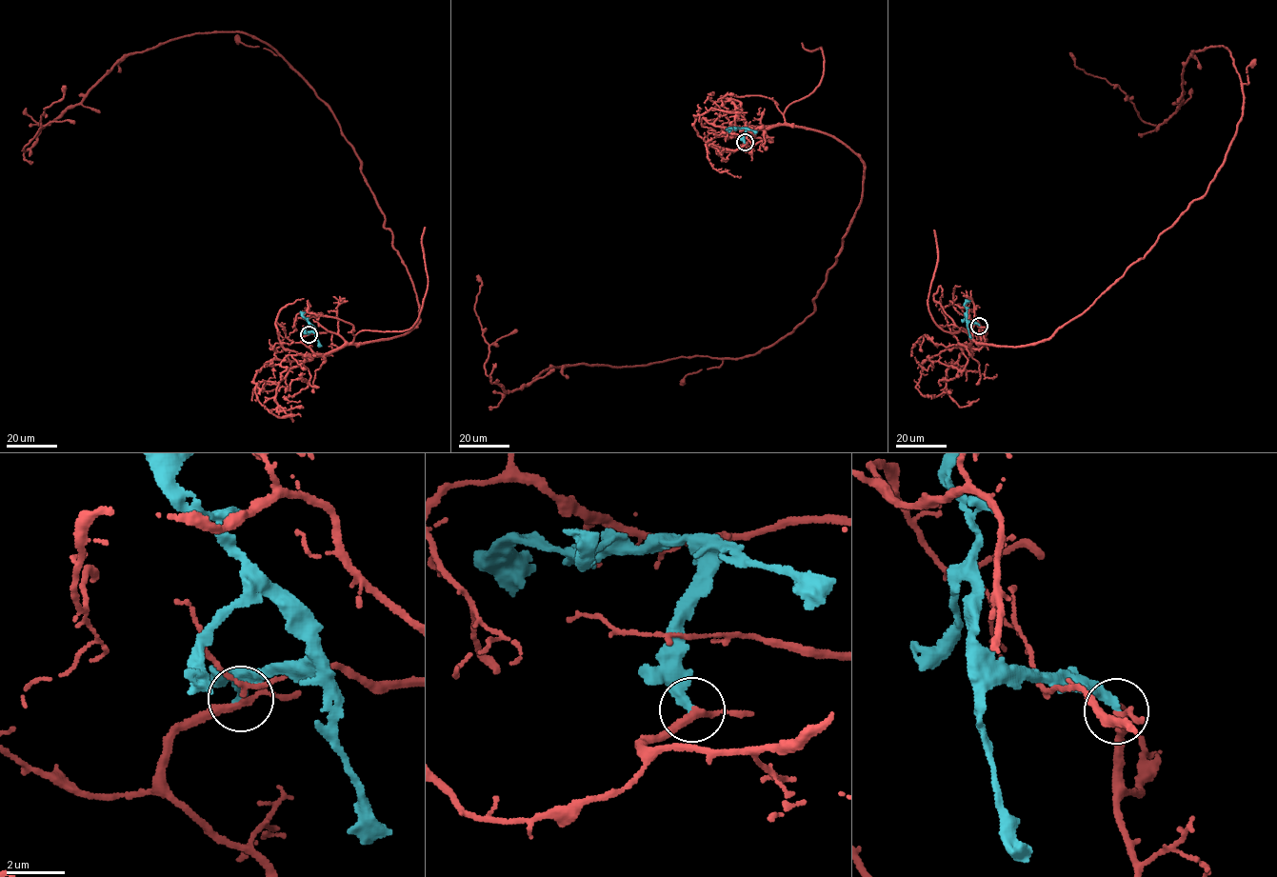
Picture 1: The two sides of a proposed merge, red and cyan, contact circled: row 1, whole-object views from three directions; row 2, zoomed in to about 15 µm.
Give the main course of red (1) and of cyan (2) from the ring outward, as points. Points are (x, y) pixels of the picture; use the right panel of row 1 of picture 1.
1: (979, 325), (970, 348), (1015, 348), (1084, 312), (1237, 130), (1227, 48), (1192, 50), (1158, 125), (1069, 52)
2: (979, 325), (967, 319), (965, 306), (969, 301)

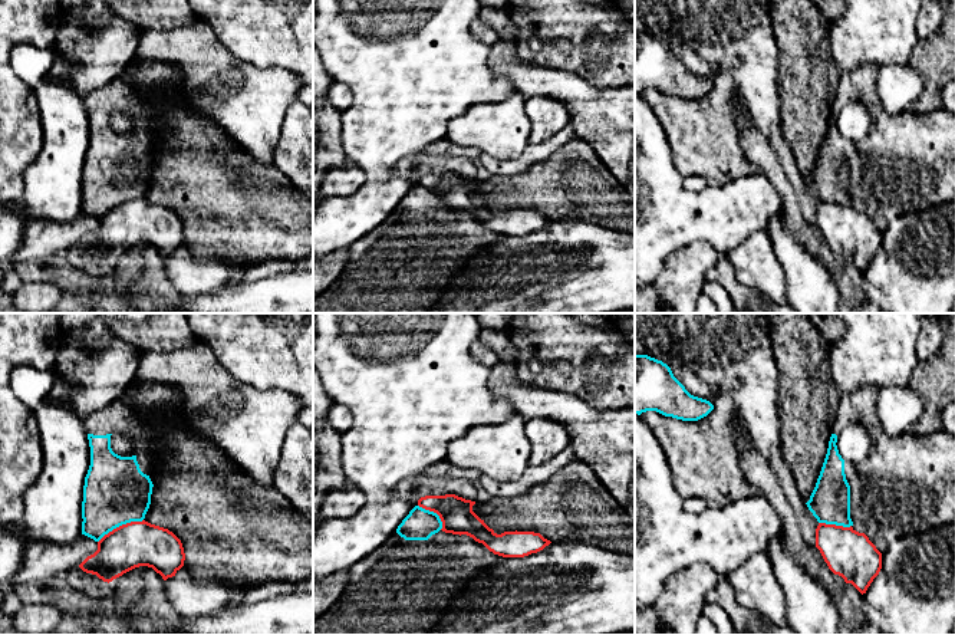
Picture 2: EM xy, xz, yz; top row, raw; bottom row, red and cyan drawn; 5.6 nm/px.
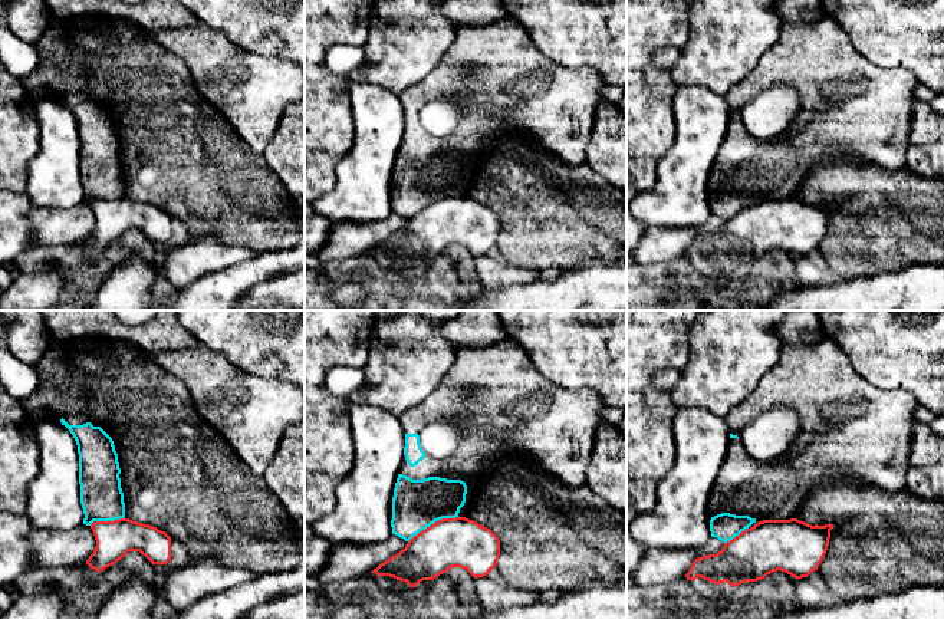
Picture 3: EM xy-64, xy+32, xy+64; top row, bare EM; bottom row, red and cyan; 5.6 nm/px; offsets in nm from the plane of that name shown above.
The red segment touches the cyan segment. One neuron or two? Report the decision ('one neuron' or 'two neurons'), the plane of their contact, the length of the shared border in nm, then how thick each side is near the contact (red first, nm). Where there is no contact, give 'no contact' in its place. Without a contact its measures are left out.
two neurons | xy | 280 nm | 260/360 nm

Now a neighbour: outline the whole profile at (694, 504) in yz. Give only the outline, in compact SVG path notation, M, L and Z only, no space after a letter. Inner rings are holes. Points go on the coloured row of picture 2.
M699 497L684 499L684 509L688 513L698 514L707 509L707 503Z

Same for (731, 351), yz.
M678 313L676 340L684 363L705 384L727 392L738 409L755 450L777 476L796 514L798 532L809 546L816 546L817 519L798 491L796 477L781 447L778 420L778 368L765 313Z

